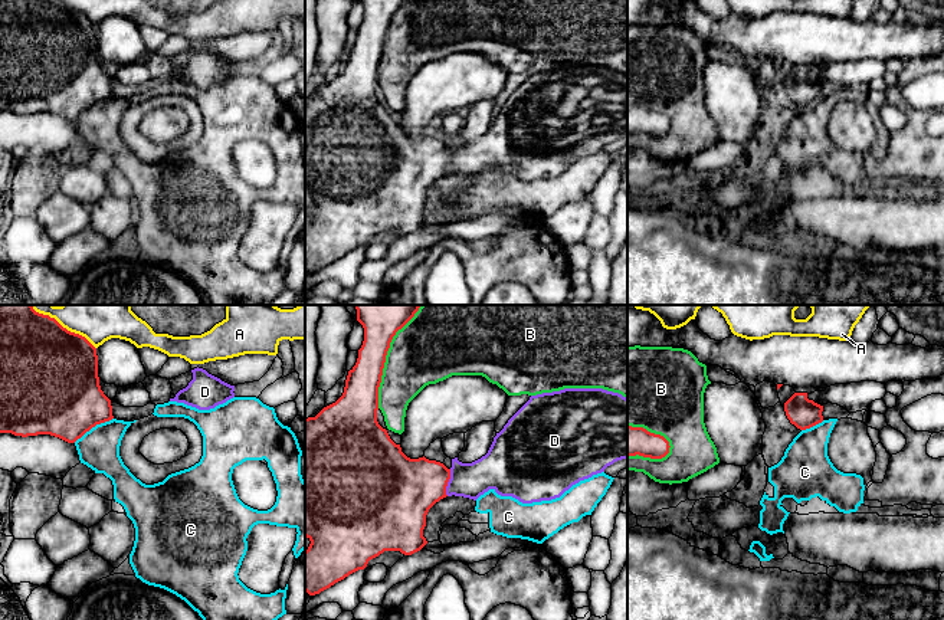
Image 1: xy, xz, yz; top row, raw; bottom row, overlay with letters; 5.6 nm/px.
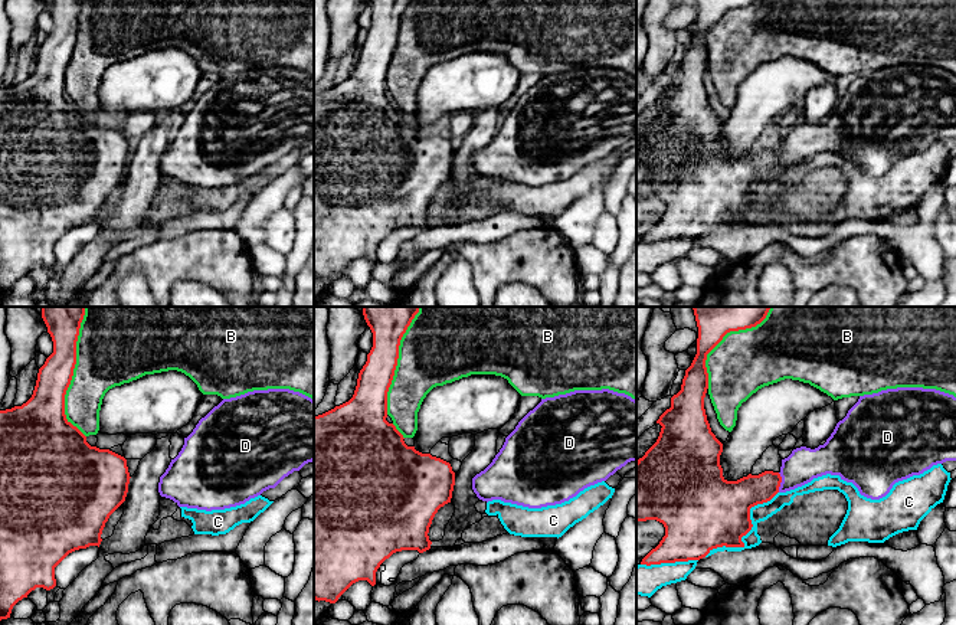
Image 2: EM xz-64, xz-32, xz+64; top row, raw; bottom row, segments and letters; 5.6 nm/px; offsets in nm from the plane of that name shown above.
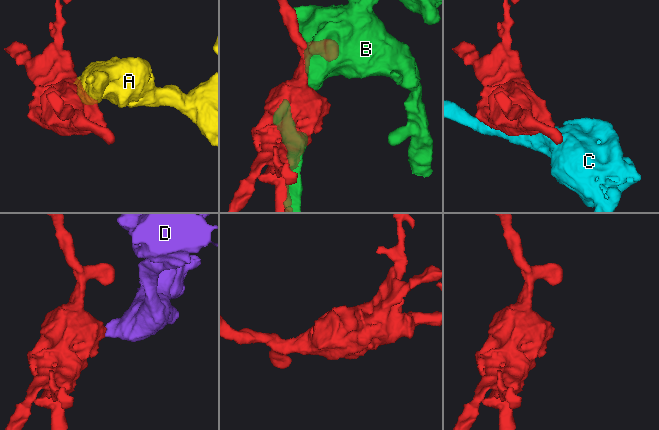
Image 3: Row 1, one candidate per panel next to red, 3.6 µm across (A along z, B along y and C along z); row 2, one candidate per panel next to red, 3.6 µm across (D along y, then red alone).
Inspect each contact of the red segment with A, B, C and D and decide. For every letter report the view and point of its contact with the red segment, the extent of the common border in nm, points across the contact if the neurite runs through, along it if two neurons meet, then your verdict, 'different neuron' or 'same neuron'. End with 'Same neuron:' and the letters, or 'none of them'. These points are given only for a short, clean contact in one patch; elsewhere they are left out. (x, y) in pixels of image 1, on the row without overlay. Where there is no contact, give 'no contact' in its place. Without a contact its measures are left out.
A: contact xy (76, 12); length 260 nm; different neuron
B: contact xz (383, 42); length 500 nm; different neuron
C: contact xy (92, 104); length 260 nm; different neuron
D: contact xz (448, 158); length 150 nm; way xz (405, 167), (448, 158), (471, 158); same neuron
Same neuron: D

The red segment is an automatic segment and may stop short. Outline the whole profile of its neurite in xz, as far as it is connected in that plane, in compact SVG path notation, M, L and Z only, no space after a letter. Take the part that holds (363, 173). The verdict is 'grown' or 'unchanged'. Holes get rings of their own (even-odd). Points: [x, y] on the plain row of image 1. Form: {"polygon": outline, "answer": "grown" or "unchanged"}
{"polygon": "M360 0L364 19L355 43L348 49L342 73L324 85L315 95L305 96L305 214L311 219L305 229L305 269L319 272L350 252L364 247L370 237L384 229L412 233L426 222L423 207L429 187L446 174L476 178L494 167L501 174L512 174L522 181L551 178L580 158L604 150L617 138L627 137L627 76L603 66L564 66L531 73L530 78L496 111L485 134L462 141L452 137L452 145L425 134L410 137L377 99L378 65L386 33L396 10L407 0Z", "answer": "grown"}

